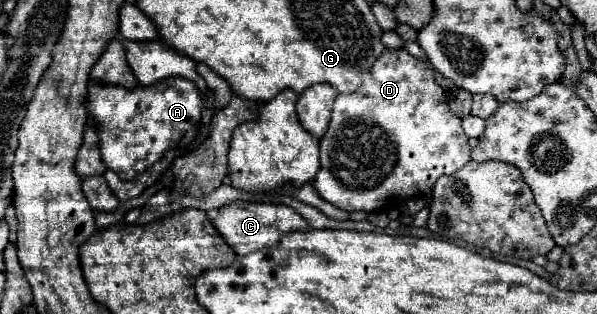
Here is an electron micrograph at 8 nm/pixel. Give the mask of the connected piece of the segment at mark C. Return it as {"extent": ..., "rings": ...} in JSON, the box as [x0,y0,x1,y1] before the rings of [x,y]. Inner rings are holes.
{"extent":[212,200,308,256],"rings":[[[244,200],[230,202],[218,208],[218,216],[212,220],[212,224],[238,256],[262,250],[266,246],[276,246],[280,234],[284,232],[308,230],[308,222],[298,212],[294,212],[290,206],[266,204],[266,202],[244,202]]]}

